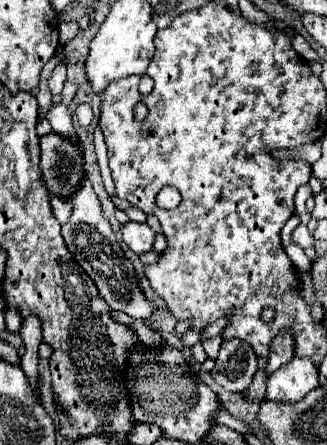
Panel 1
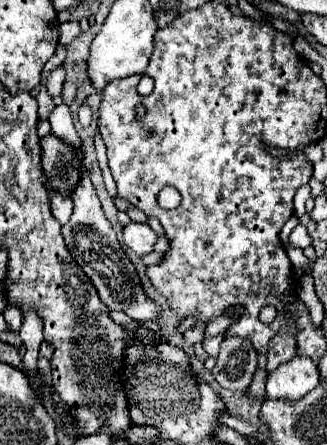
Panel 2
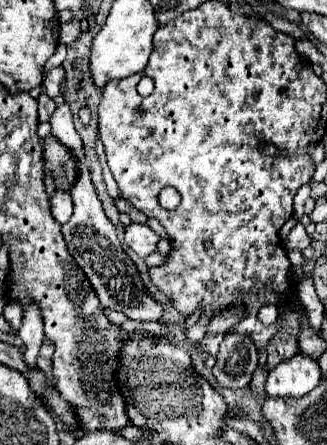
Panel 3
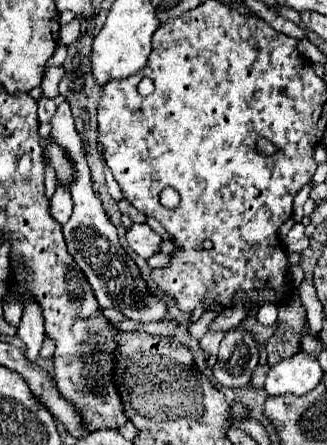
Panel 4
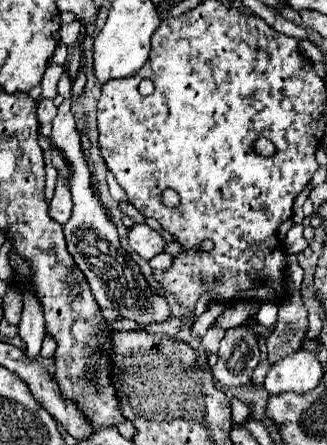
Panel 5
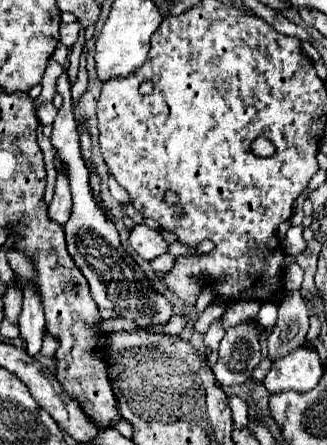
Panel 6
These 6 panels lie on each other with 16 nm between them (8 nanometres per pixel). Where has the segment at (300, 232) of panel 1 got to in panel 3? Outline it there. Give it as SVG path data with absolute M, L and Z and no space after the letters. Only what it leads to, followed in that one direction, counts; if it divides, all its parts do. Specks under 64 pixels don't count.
M296 224L292 230L290 230L290 234L288 234L288 238L286 238L286 250L304 250L304 248L308 248L310 246L310 238L308 238L308 234L306 234L306 230L304 230L304 224Z

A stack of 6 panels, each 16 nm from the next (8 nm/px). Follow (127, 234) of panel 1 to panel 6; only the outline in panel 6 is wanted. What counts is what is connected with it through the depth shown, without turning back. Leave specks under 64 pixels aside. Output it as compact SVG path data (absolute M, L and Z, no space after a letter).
M138 224L134 226L134 230L130 232L130 246L144 258L144 260L154 260L160 254L168 252L168 242L164 240L164 236L154 230L148 228L146 224Z

